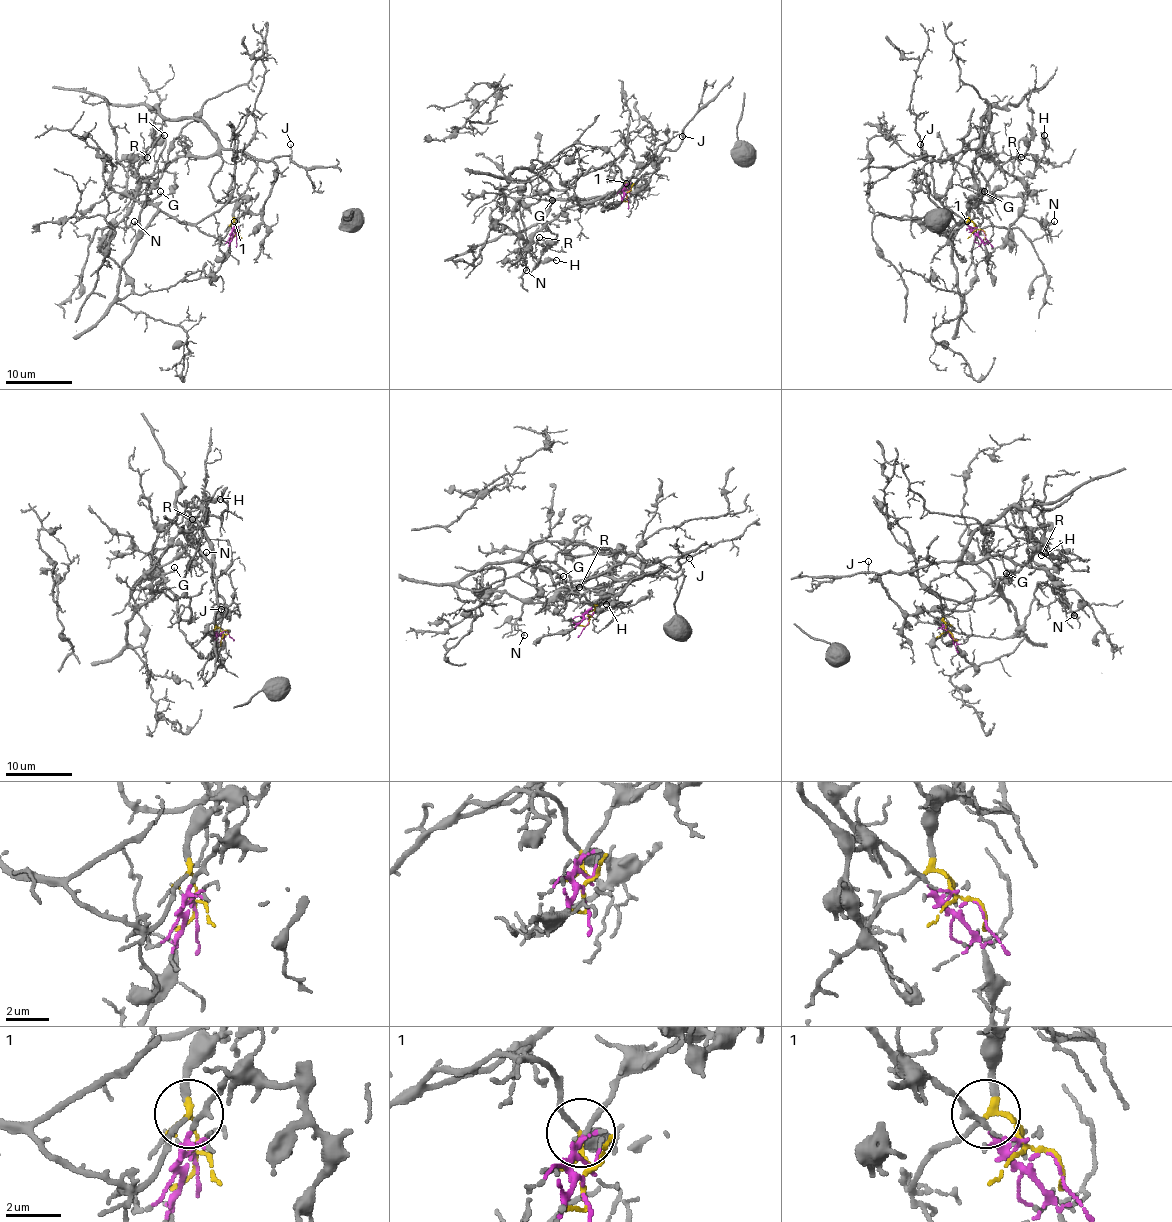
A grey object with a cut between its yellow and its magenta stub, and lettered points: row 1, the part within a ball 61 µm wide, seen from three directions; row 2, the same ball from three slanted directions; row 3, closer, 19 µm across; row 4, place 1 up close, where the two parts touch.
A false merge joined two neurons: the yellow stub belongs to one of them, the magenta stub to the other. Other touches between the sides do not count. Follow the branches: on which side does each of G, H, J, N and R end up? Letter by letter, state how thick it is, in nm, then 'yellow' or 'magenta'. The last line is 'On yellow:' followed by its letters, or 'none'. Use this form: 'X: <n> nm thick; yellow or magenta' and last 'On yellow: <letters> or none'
G: 150 nm thick; yellow
H: 190 nm thick; magenta
J: 80 nm thick; magenta
N: 110 nm thick; magenta
R: 120 nm thick; magenta
On yellow: G

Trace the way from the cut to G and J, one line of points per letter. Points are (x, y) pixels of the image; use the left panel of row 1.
G: (235, 231), (234, 221), (224, 236), (217, 239), (182, 224), (168, 216), (153, 201), (159, 191)
J: (235, 231), (235, 221), (257, 214), (269, 196), (274, 161), (290, 156), (290, 145)

